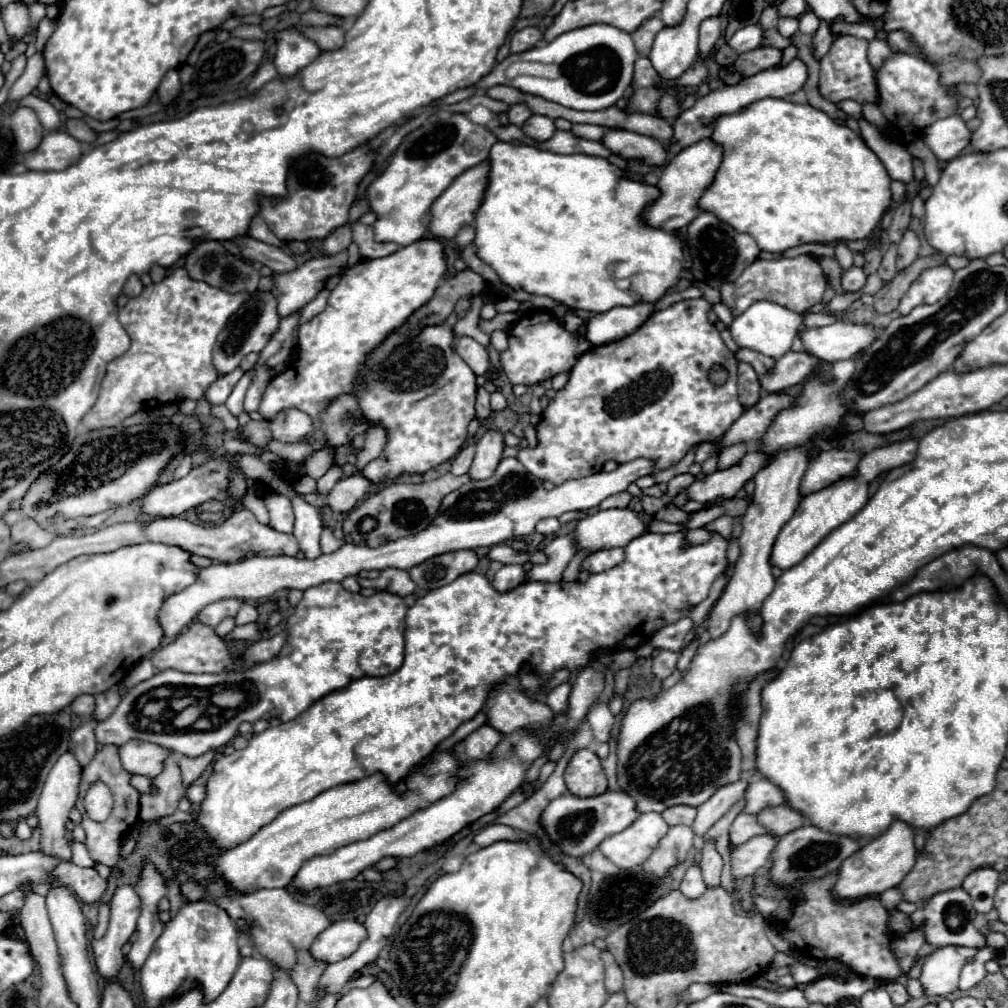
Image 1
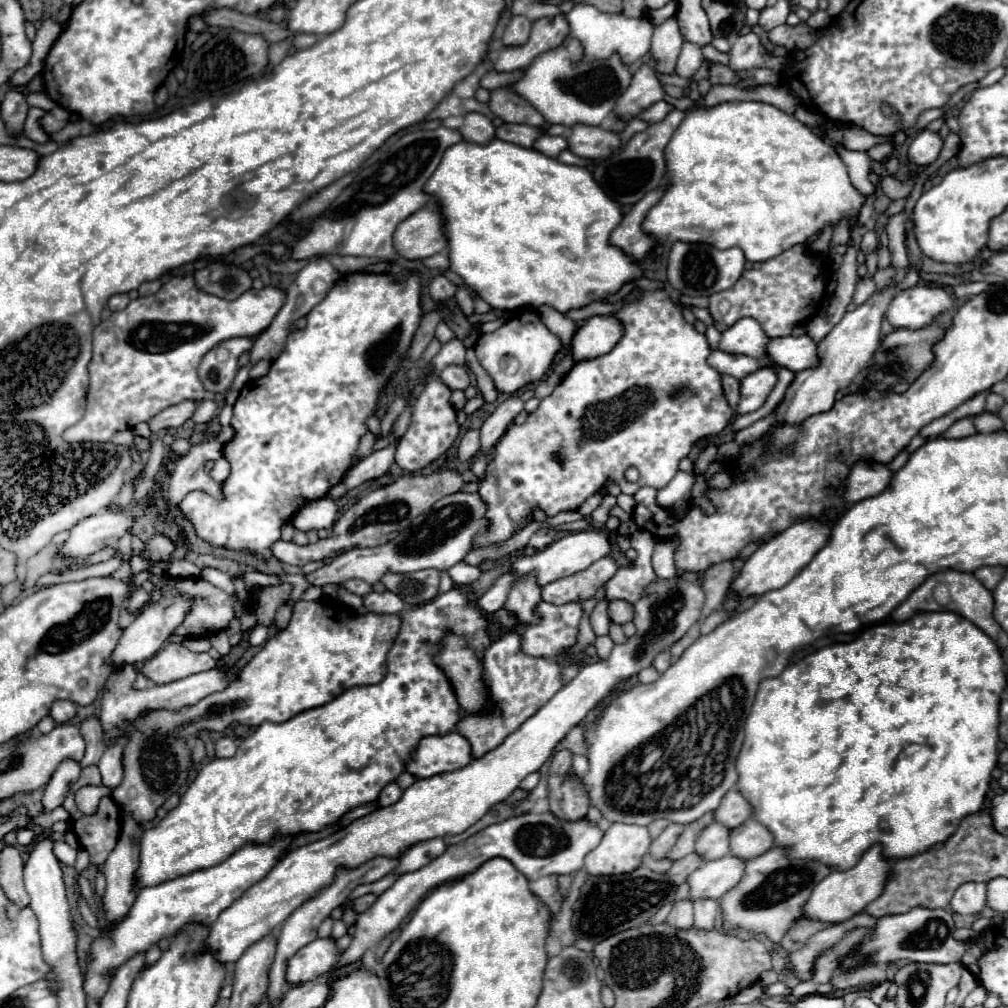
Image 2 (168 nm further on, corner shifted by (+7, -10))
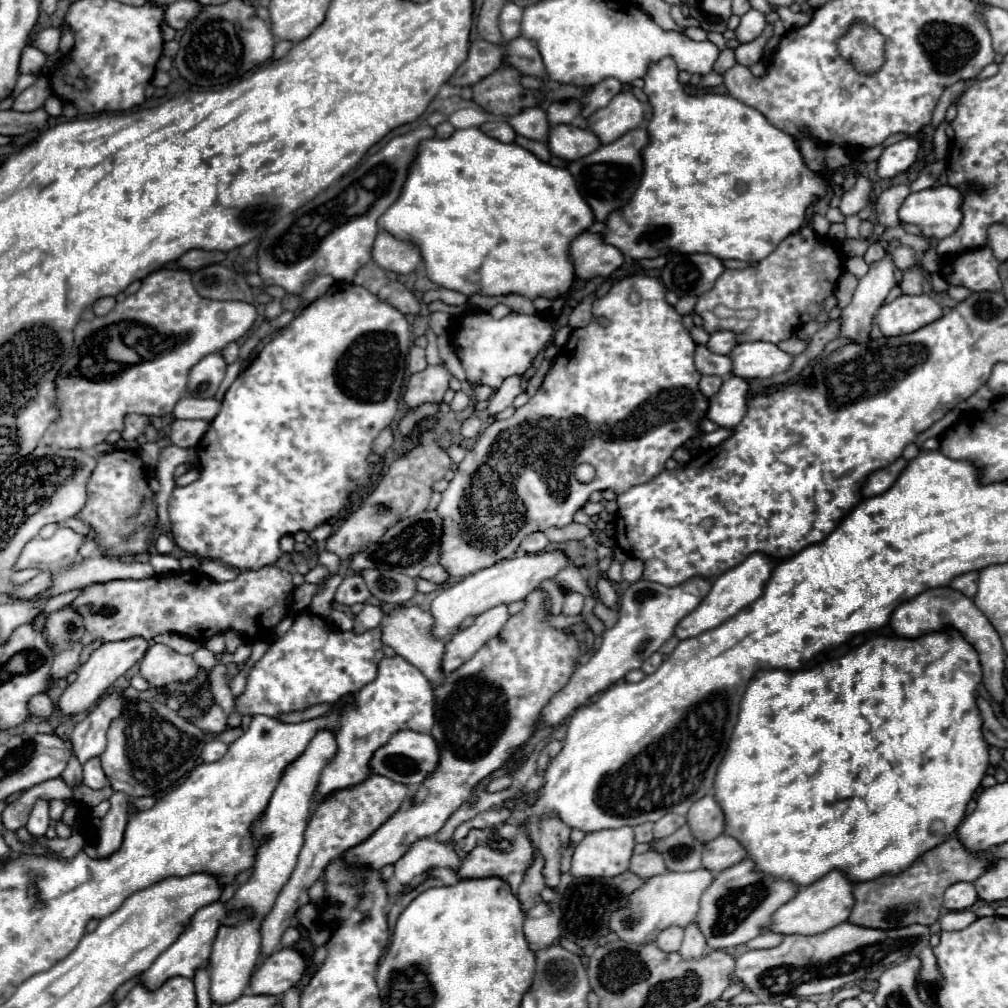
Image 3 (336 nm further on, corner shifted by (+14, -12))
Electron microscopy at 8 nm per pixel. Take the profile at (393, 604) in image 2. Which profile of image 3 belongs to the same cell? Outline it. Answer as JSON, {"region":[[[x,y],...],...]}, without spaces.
{"region":[[[366,604],[364,606],[364,610],[360,612],[360,614],[356,614],[356,618],[354,618],[354,632],[358,632],[358,634],[362,634],[362,632],[366,632],[366,630],[372,630],[372,628],[376,628],[378,624],[380,624],[380,620],[382,620],[382,610],[378,608],[378,606],[370,606],[370,604]]]}

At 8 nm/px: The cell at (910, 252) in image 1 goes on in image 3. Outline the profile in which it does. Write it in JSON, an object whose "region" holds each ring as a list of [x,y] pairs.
{"region":[[[896,184],[886,188],[878,198],[876,198],[876,212],[878,212],[878,222],[886,228],[898,226],[898,208],[904,202],[904,198],[910,194],[910,188],[906,184]]]}

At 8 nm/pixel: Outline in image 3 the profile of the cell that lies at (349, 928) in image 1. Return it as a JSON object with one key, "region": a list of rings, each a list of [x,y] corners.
{"region":[[[282,948],[262,958],[252,972],[250,990],[262,996],[280,996],[294,986],[306,970],[306,960],[294,948]]]}

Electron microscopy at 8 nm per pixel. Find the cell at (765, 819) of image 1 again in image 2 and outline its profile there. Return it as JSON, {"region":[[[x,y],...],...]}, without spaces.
{"region":[[[753,818],[731,830],[731,854],[743,860],[757,858],[769,848],[773,848],[773,834]]]}

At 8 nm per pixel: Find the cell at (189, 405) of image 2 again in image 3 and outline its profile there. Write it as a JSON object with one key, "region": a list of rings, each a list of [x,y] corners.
{"region":[[[128,414],[124,418],[124,430],[122,430],[122,438],[124,440],[134,440],[138,438],[144,428],[150,424],[150,418],[148,416],[140,416],[140,414]]]}

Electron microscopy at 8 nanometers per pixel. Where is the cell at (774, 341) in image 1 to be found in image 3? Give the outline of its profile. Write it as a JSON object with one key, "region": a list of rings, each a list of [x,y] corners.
{"region":[[[714,332],[710,334],[710,340],[706,348],[714,354],[728,354],[736,346],[736,336],[732,332]]]}

